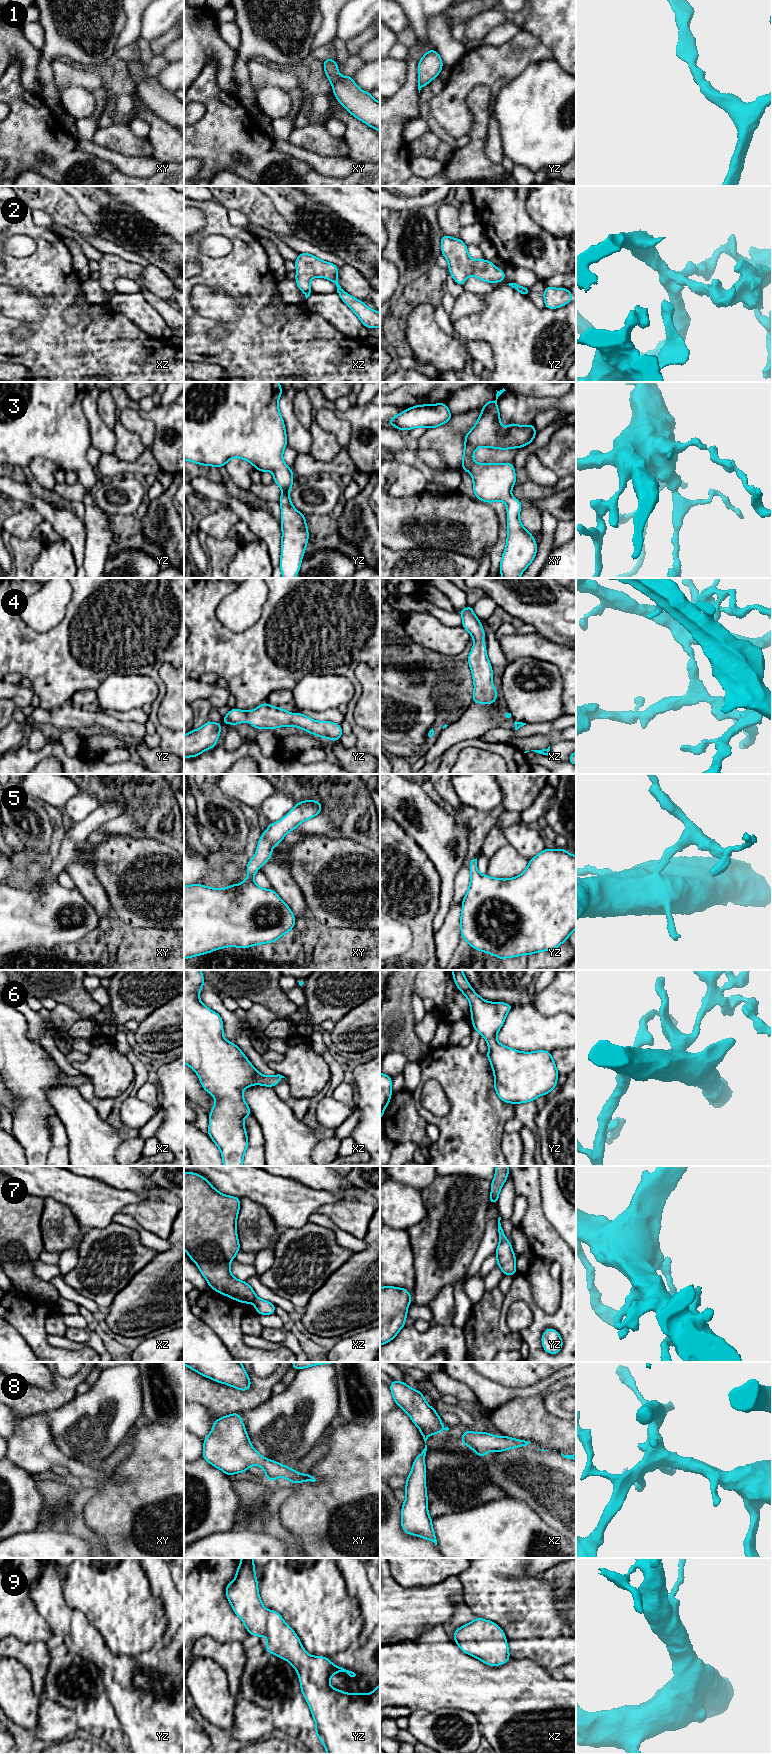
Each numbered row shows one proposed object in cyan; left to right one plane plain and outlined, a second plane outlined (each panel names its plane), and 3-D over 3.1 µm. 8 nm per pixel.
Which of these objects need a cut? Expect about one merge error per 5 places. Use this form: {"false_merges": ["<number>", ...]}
{"false_merges": ["7"]}

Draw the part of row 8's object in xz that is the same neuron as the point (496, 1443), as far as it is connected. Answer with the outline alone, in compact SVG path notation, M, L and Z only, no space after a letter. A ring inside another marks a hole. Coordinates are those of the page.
M466 1430L461 1436L462 1444L473 1449L477 1456L484 1457L488 1451L501 1452L528 1445L529 1441L507 1436L495 1436L487 1431L476 1433Z

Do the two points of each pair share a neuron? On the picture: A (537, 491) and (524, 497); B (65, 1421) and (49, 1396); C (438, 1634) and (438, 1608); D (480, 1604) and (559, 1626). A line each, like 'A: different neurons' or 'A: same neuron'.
A: same neuron
B: different neurons
C: different neurons
D: same neuron

